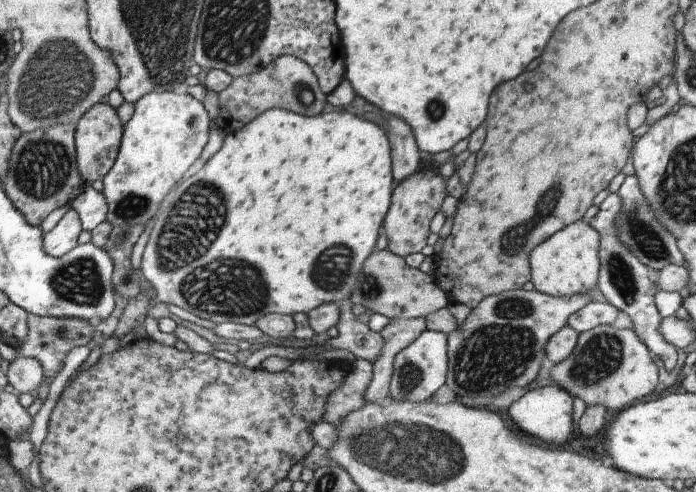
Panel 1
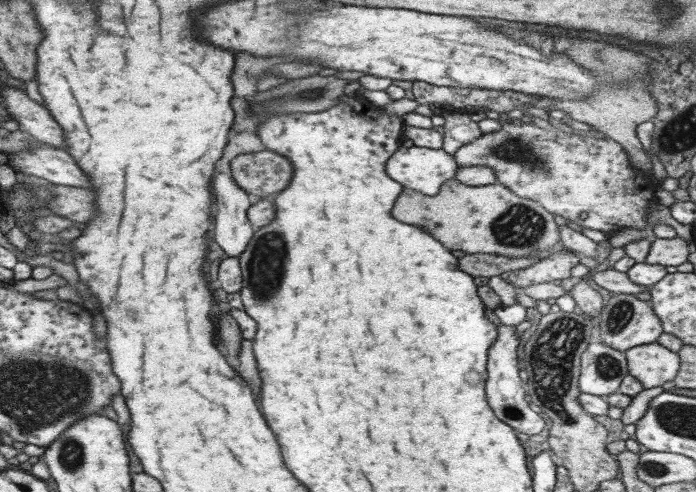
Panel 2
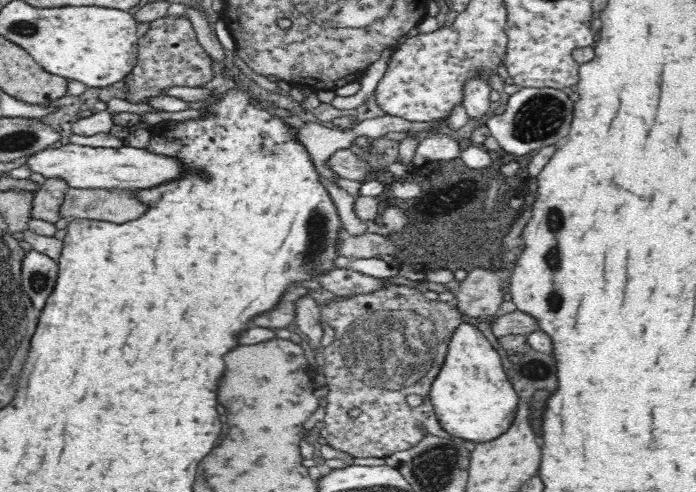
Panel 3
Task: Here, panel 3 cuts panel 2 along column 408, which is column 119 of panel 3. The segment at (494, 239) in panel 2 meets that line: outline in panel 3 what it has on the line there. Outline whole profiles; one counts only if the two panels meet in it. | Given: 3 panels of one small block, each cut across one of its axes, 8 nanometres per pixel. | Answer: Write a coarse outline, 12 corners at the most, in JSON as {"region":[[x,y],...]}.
{"region":[[69,187],[59,215],[124,224],[148,210],[120,188]]}

